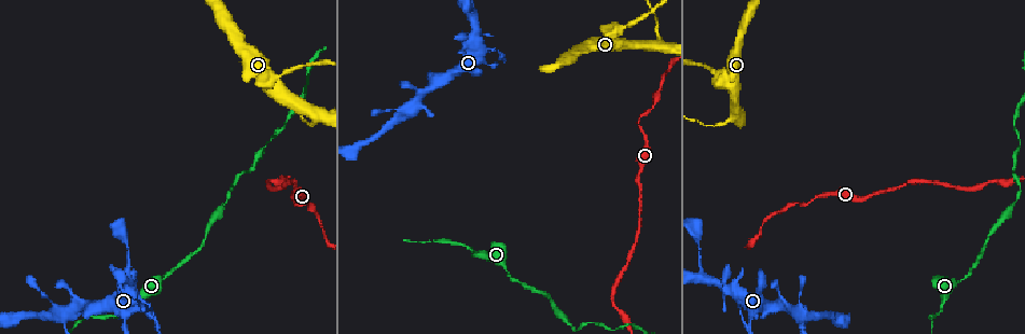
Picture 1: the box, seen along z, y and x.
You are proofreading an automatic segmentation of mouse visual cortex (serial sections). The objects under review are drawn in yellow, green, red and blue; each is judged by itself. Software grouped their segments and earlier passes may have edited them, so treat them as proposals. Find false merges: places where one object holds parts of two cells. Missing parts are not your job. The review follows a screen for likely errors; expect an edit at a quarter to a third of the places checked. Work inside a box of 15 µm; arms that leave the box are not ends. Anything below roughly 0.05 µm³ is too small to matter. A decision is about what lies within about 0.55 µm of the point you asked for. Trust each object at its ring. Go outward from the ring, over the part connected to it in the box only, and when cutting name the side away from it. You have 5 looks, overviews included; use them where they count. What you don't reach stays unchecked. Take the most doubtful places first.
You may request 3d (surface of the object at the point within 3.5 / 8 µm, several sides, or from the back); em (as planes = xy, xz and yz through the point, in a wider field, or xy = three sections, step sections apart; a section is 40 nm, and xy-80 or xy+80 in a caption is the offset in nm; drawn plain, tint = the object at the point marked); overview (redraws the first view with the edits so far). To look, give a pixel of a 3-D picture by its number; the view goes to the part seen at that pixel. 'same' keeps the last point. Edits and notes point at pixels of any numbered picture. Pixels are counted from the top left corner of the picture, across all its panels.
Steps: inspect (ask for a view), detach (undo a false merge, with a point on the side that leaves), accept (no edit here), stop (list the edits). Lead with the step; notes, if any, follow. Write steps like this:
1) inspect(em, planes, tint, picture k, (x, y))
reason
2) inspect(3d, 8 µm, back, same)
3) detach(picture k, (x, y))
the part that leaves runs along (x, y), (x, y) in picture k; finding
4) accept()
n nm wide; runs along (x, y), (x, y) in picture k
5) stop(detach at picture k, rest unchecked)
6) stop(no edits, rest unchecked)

inspect(3d, 3.5 µm, picture 1, (614, 29))
thick turns thin

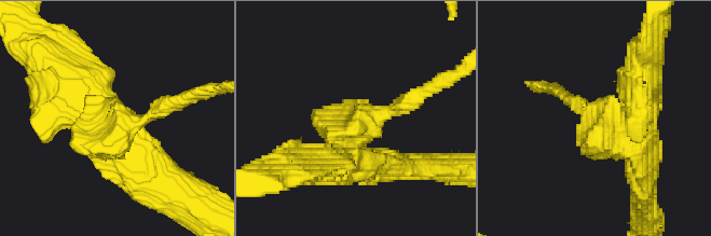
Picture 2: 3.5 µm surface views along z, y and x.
inspect(em, planes, tint, picture 2, (358, 122))
shape alone is not enough

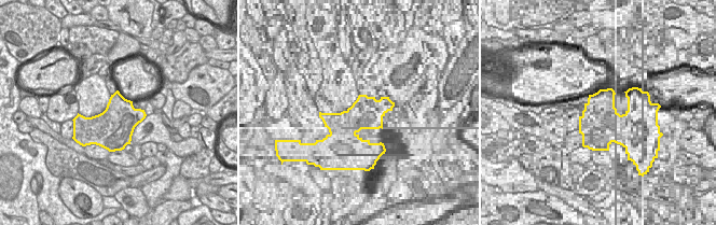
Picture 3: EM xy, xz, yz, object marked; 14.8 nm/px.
detach(picture 2, (387, 115))
the part that leaves runs along (345, 134), (428, 91) in picture 2; two cells meet here

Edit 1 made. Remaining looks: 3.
inspect(3d, 3.5 µm, picture 1, (943, 301))
calibre changes

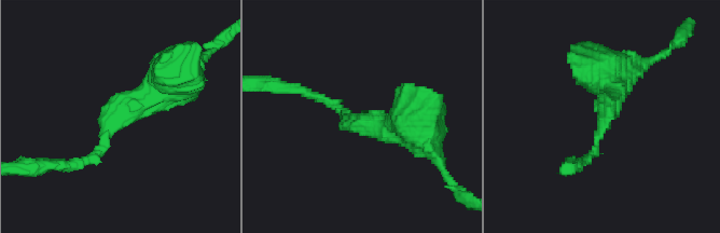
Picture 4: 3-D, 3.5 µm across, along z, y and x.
inspect(em, planes, tint, picture 4, (354, 122))
arms of 150, 500 nm; shape alone is not enough

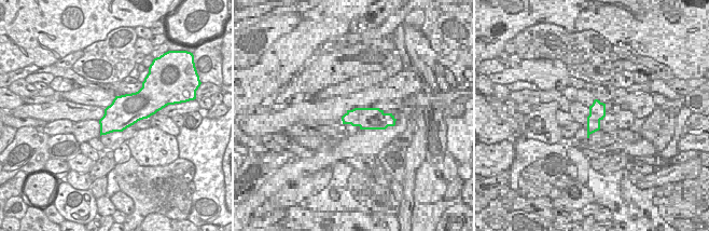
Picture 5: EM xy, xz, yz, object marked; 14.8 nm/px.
inspect(em, xy, step 3, tint, same)
cut it another way

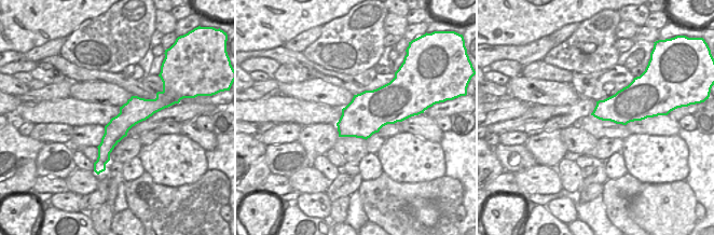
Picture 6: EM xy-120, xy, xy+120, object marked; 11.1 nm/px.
accept()
460 nm wide; runs along (159, 106), (138, 109), (100, 160) in picture 6; one cell here

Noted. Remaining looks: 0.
stop(detach at picture 2, rest unchecked)

